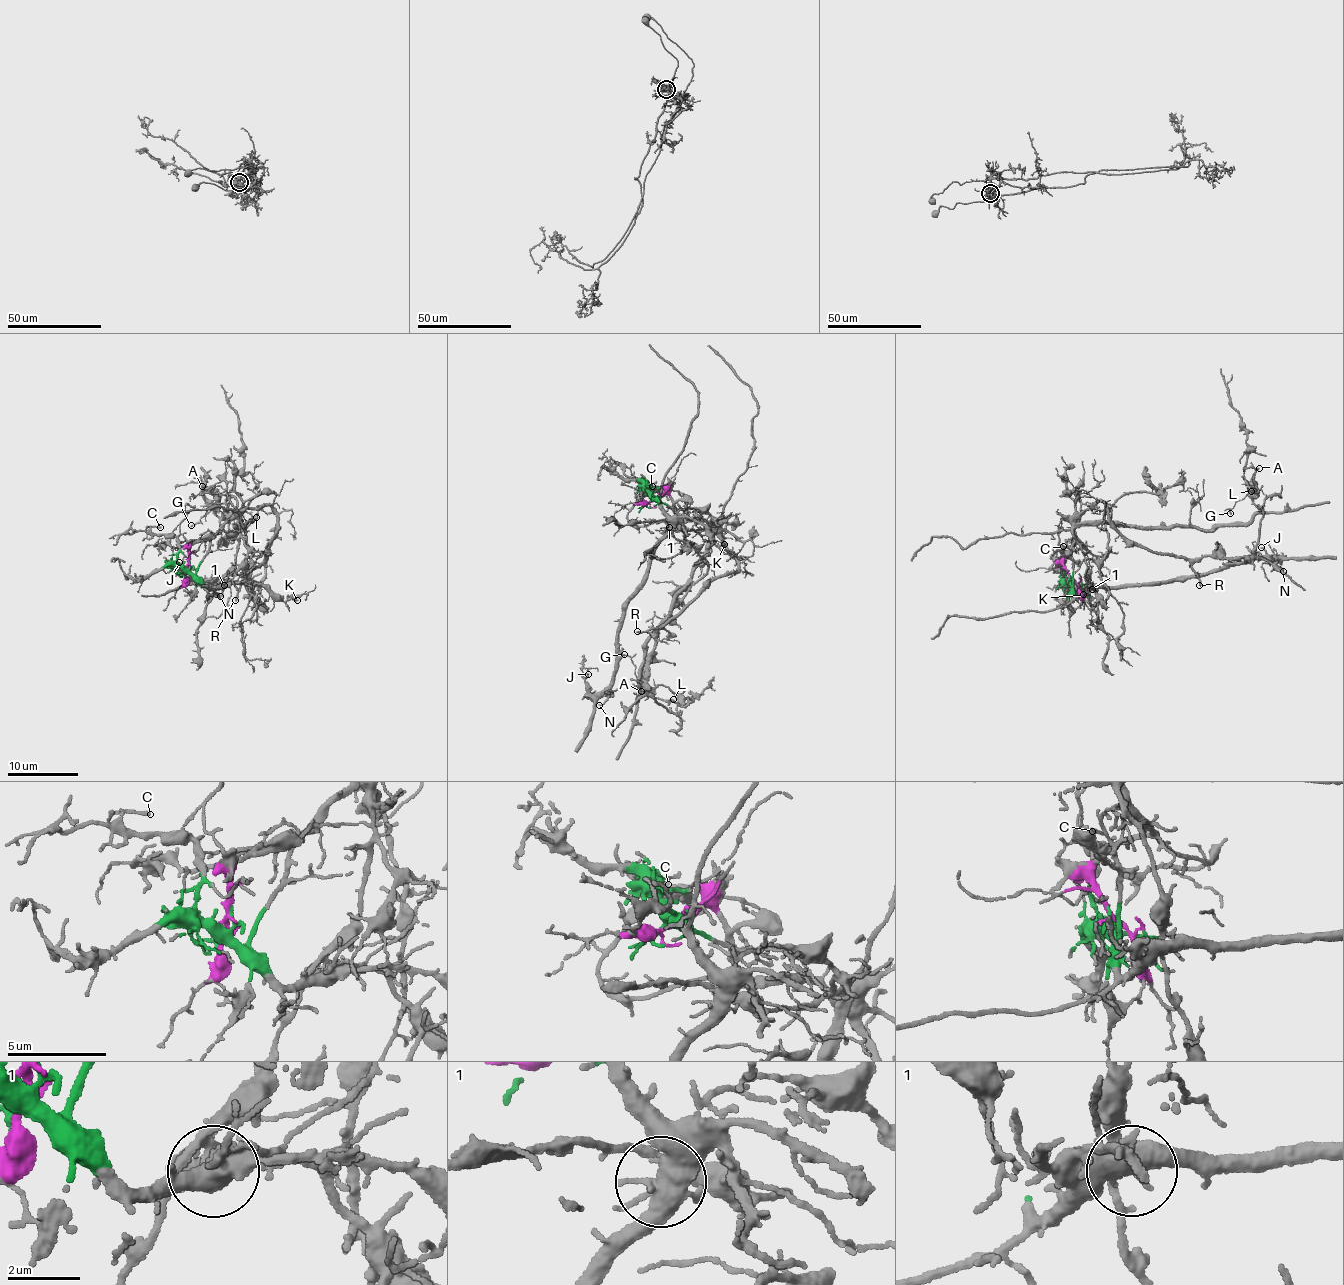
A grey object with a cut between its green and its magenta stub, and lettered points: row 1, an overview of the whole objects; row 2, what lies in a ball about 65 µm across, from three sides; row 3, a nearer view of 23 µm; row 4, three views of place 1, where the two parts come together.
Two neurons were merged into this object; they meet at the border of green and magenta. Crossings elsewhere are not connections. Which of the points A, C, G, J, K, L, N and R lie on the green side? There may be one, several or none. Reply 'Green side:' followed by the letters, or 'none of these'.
Green side: C, J, K, N

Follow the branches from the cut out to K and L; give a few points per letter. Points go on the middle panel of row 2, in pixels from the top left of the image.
K: (652, 498), (654, 496), (672, 517), (689, 515), (702, 523), (712, 542), (724, 544)
L: (653, 498), (666, 494), (677, 521), (712, 528), (644, 656), (640, 694), (641, 687), (673, 699)

